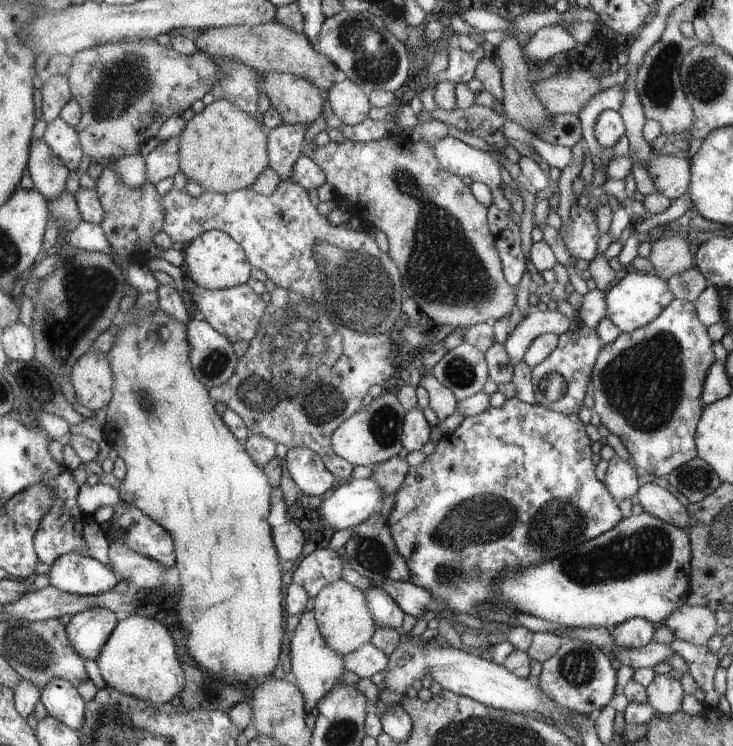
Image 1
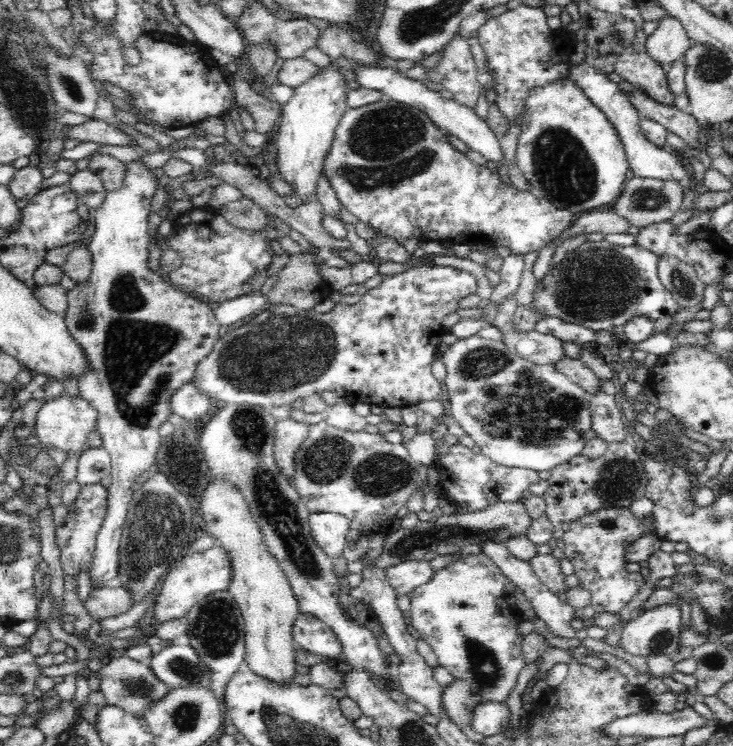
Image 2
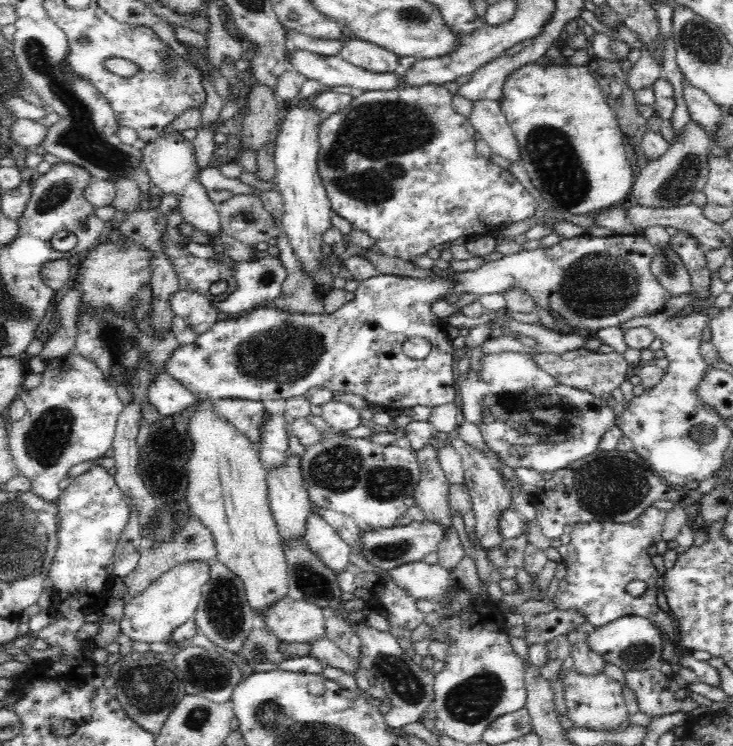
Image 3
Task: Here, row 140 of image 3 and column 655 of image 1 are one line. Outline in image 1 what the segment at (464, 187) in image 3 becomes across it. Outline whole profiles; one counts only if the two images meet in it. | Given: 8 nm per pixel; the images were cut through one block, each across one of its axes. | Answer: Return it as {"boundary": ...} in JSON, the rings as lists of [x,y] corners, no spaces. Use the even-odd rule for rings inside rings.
{"boundary":[[[673,300],[652,323],[631,333],[620,333],[610,344],[602,345],[591,374],[594,386],[594,410],[608,432],[618,436],[630,452],[636,466],[650,477],[667,478],[672,471],[697,456],[696,427],[705,407],[703,389],[708,368],[713,366],[712,340],[698,316],[694,303]]]}

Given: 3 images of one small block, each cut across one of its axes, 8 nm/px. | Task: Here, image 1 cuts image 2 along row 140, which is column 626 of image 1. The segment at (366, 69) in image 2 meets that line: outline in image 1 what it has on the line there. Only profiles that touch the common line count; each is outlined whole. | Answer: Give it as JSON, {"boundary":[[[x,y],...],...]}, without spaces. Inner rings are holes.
{"boundary":[[[616,454],[609,460],[604,480],[606,488],[618,503],[622,503],[625,498],[634,496],[643,481],[637,475],[636,470]]]}

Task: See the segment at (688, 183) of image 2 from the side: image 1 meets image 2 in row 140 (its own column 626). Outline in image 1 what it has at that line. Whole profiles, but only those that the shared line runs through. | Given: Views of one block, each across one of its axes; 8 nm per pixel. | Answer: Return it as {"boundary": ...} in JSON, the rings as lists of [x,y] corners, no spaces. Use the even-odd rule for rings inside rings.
{"boundary":[[[636,617],[612,628],[613,640],[620,647],[639,649],[653,641],[655,625],[643,618]]]}

